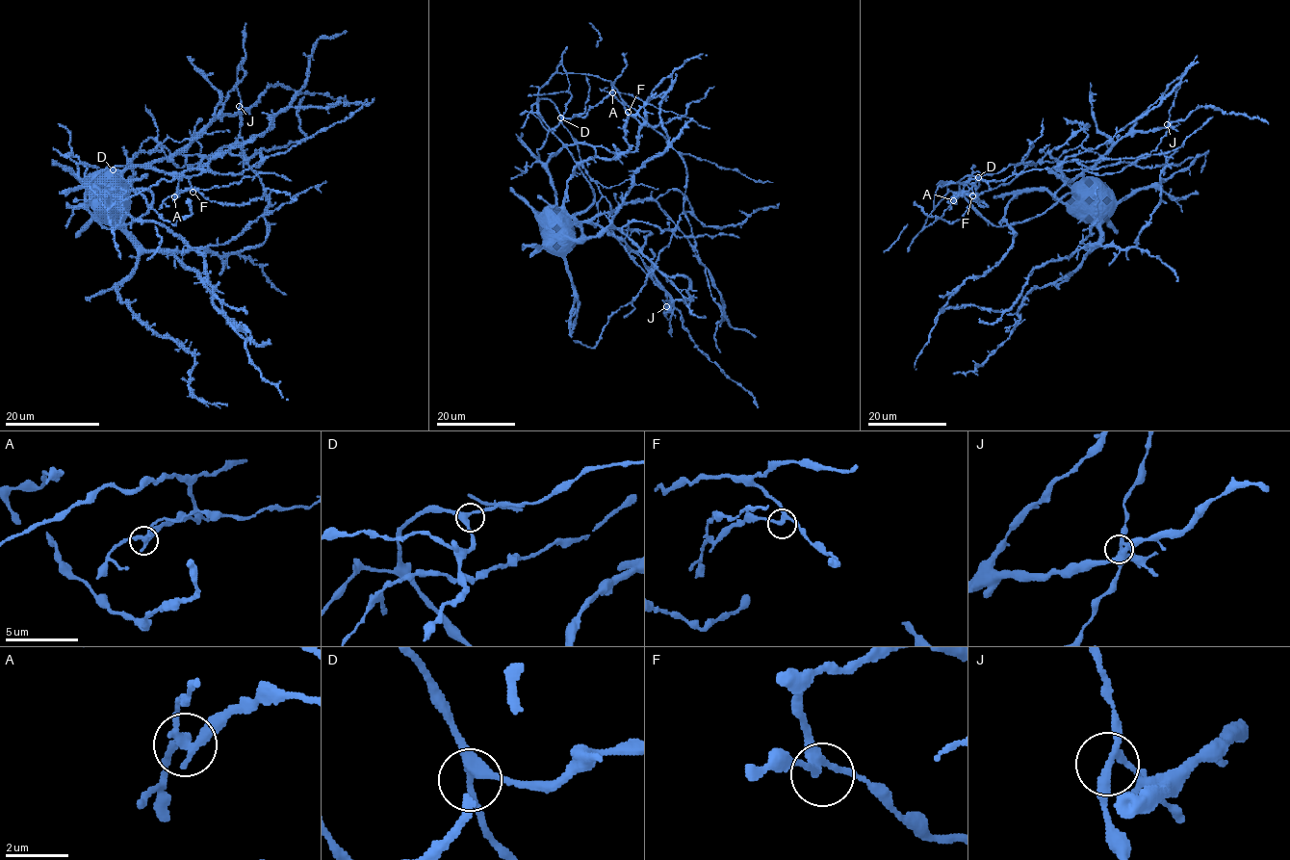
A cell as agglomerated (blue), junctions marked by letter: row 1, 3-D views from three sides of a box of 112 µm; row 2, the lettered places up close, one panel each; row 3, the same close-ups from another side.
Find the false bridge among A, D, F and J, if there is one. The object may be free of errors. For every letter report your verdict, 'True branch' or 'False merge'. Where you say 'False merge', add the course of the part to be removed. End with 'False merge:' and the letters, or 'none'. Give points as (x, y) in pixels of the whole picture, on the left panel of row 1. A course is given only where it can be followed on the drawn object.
A: False merge. Course of the part to remove: (174, 197), (180, 190), (226, 187), (259, 173), (275, 173), (291, 181)
D: True branch
F: True branch
J: True branch
False merge: A

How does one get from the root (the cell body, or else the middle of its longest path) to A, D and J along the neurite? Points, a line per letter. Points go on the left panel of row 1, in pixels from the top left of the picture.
A: (100, 189), (152, 196), (134, 222), (105, 228), (87, 187), (111, 208), (186, 176), (192, 190), (174, 197)
D: (100, 189), (146, 189), (152, 204), (134, 222), (105, 228), (87, 204), (87, 185), (105, 169), (113, 169)
J: (100, 189), (108, 187), (128, 169), (150, 167), (181, 151), (212, 121), (247, 110), (239, 106)

